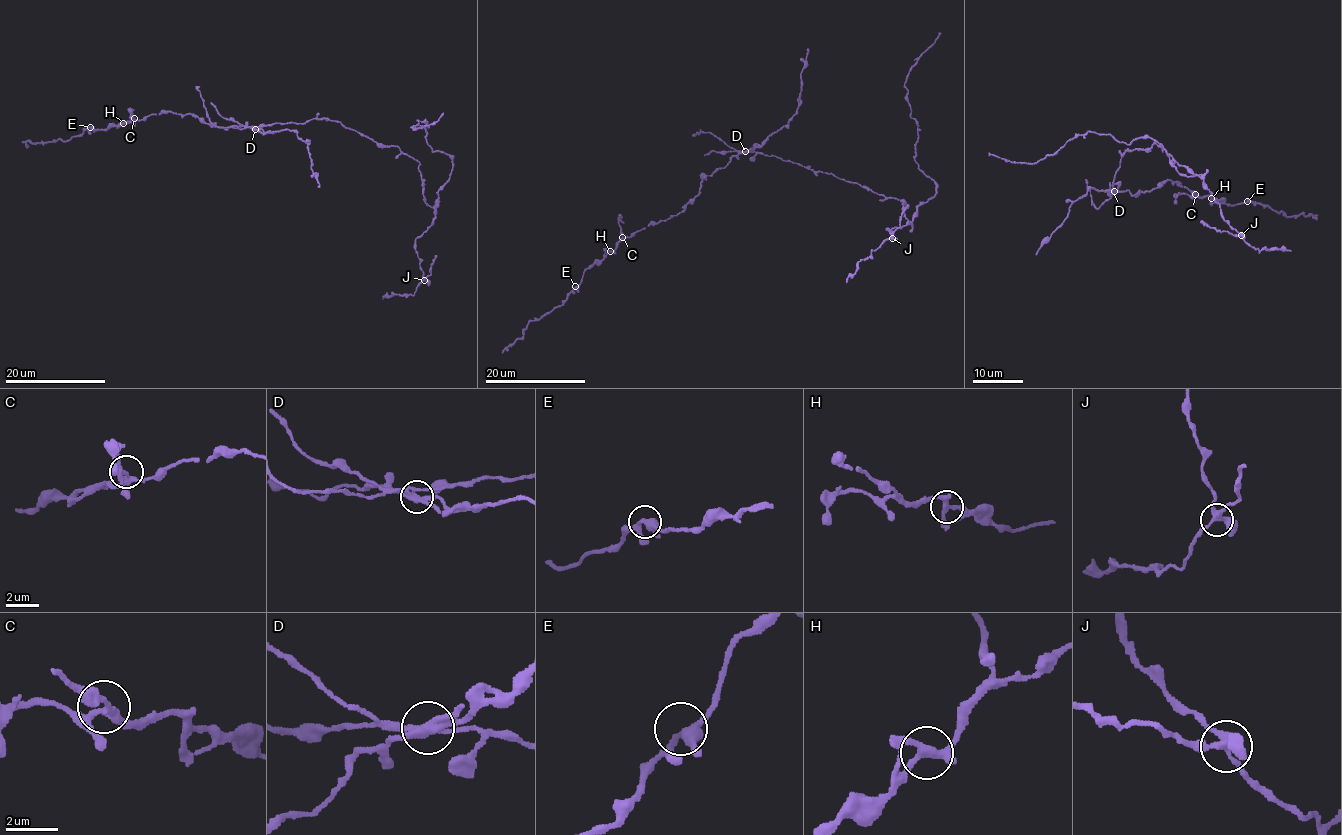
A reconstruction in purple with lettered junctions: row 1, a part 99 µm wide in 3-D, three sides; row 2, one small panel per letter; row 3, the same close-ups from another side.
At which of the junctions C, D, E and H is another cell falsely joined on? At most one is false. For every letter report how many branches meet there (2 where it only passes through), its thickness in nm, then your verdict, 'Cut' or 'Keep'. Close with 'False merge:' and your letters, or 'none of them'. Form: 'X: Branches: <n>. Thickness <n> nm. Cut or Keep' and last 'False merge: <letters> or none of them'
C: Branches: 4. Thickness 260 nm. Keep
D: Branches: 4. Thickness 300 nm. Cut
E: Branches: 4. Thickness 320 nm. Keep
H: Branches: 3. Thickness 280 nm. Keep
False merge: D

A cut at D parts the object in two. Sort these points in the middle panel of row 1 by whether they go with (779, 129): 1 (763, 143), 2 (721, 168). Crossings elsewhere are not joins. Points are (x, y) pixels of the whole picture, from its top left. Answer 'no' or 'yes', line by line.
1: yes
2: yes

